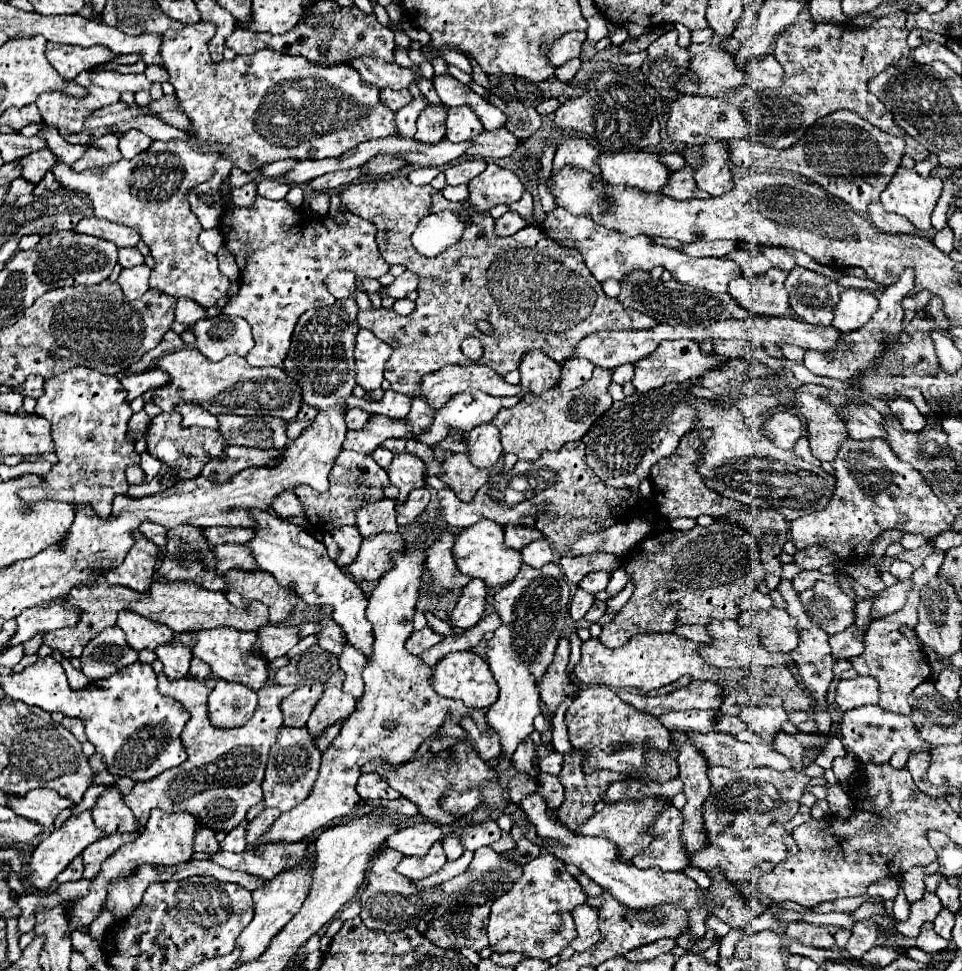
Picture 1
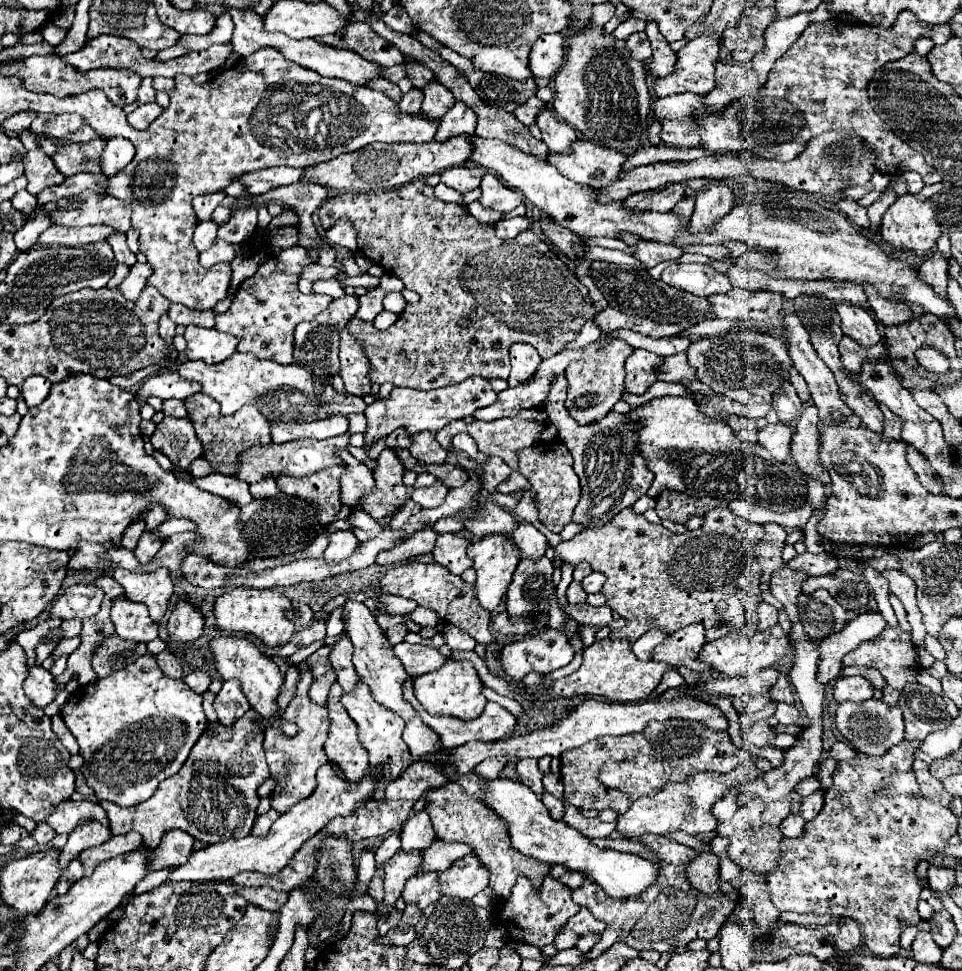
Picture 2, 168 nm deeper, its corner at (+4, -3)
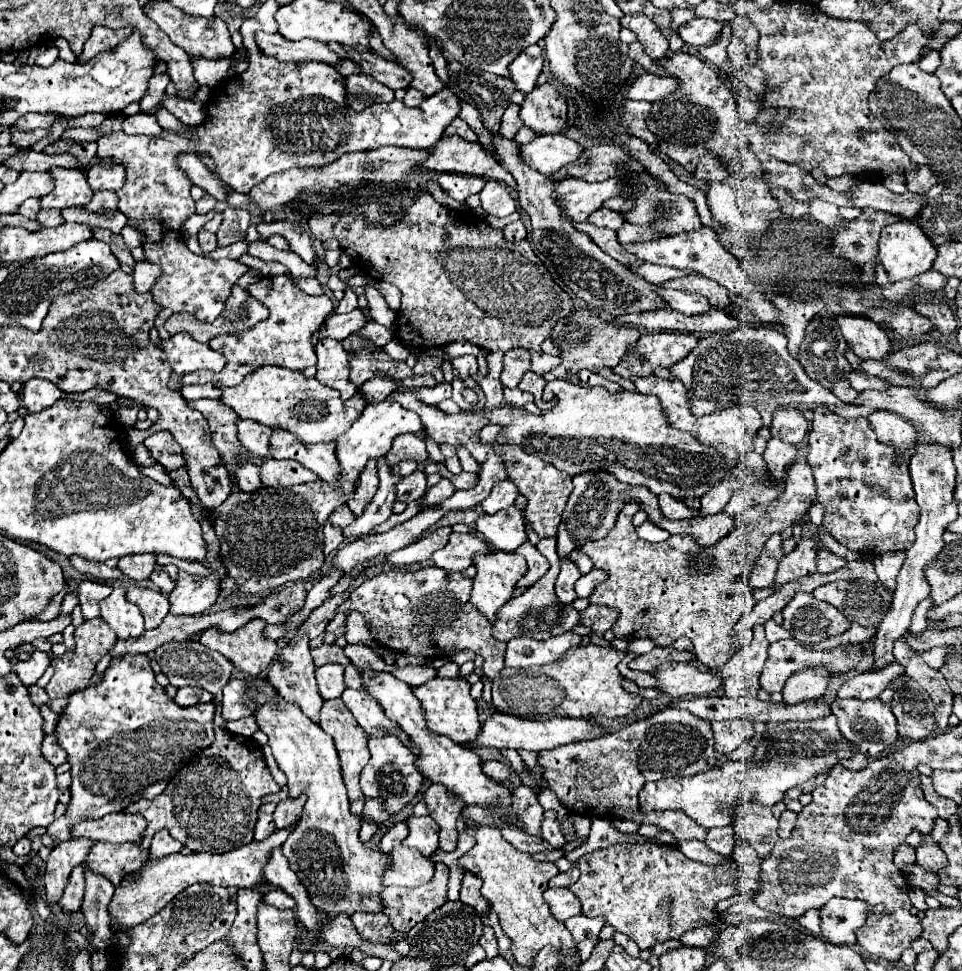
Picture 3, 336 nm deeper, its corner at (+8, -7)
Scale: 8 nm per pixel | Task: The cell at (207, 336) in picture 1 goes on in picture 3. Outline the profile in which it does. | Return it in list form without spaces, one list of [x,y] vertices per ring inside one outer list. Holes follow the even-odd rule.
[[[186,332],[174,334],[168,342],[162,342],[160,348],[164,348],[164,352],[168,354],[170,366],[176,374],[188,374],[200,368],[220,372],[226,364],[220,352],[208,348],[208,344],[192,340],[192,336],[188,336]]]

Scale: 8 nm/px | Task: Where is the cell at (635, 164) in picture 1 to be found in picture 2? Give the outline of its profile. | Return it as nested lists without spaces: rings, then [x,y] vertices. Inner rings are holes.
[[[576,140],[568,154],[548,152],[546,158],[568,180],[592,188],[602,188],[604,184],[616,180],[626,160],[622,152],[596,146],[588,140]]]

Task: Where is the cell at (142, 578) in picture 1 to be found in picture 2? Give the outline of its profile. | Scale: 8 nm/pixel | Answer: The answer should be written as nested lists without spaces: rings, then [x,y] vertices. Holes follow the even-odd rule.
[[[116,568],[114,578],[132,602],[142,602],[150,608],[150,618],[154,622],[162,620],[162,616],[168,610],[170,596],[174,594],[174,584],[166,568],[158,568],[152,574],[134,574]]]

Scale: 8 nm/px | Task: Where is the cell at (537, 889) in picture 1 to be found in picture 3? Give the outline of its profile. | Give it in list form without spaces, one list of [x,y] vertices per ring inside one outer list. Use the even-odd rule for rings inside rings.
[[[548,888],[544,892],[544,896],[550,906],[552,916],[558,922],[564,922],[564,920],[580,914],[580,900],[572,892],[568,892],[568,888]]]

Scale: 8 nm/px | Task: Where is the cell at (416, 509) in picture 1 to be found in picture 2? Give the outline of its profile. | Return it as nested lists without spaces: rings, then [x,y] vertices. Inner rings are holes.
[[[436,480],[432,486],[428,488],[416,488],[412,492],[412,500],[420,506],[420,508],[434,508],[440,506],[444,502],[444,496],[448,494],[448,486],[442,480]]]

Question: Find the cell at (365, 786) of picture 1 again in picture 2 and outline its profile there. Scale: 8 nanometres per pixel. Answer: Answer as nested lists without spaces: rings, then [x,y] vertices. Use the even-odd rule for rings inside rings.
[[[362,680],[358,682],[356,690],[342,696],[342,704],[348,710],[350,718],[356,722],[360,742],[364,744],[364,748],[368,750],[368,756],[370,756],[370,766],[376,770],[376,772],[372,772],[372,776],[376,776],[376,780],[378,780],[374,794],[384,792],[386,782],[396,780],[414,762],[412,756],[408,756],[408,746],[402,740],[404,720],[400,720],[400,716],[396,716],[392,710],[376,704],[376,700],[372,700],[372,696],[368,692],[368,686]]]

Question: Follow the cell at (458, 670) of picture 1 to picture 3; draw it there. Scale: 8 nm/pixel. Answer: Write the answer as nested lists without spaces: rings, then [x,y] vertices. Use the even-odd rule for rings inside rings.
[[[432,678],[422,686],[414,688],[414,696],[420,700],[426,724],[432,732],[452,738],[456,744],[466,744],[474,740],[480,732],[480,716],[478,716],[478,702],[470,696],[470,684],[464,678]]]

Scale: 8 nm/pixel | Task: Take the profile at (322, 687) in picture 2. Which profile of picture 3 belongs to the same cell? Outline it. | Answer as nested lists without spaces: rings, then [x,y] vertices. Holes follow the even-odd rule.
[[[326,664],[322,668],[316,668],[316,682],[322,700],[340,698],[344,692],[344,668],[338,664]]]

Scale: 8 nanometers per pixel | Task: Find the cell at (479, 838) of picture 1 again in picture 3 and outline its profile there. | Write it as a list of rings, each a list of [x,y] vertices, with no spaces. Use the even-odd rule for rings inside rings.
[[[396,846],[390,852],[392,868],[384,874],[384,886],[422,886],[434,876],[434,862],[416,848]]]

